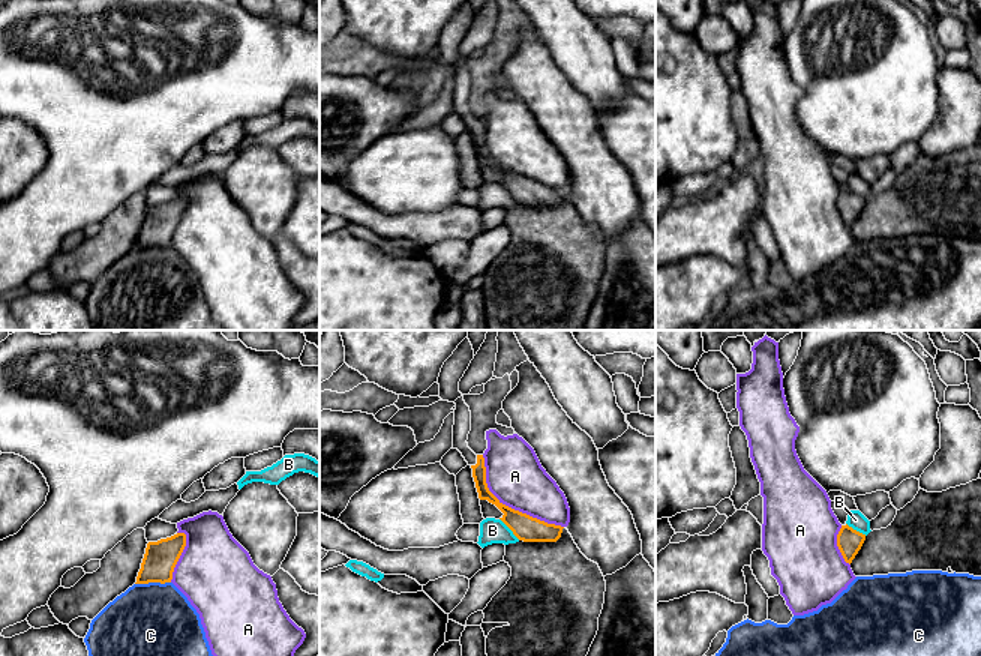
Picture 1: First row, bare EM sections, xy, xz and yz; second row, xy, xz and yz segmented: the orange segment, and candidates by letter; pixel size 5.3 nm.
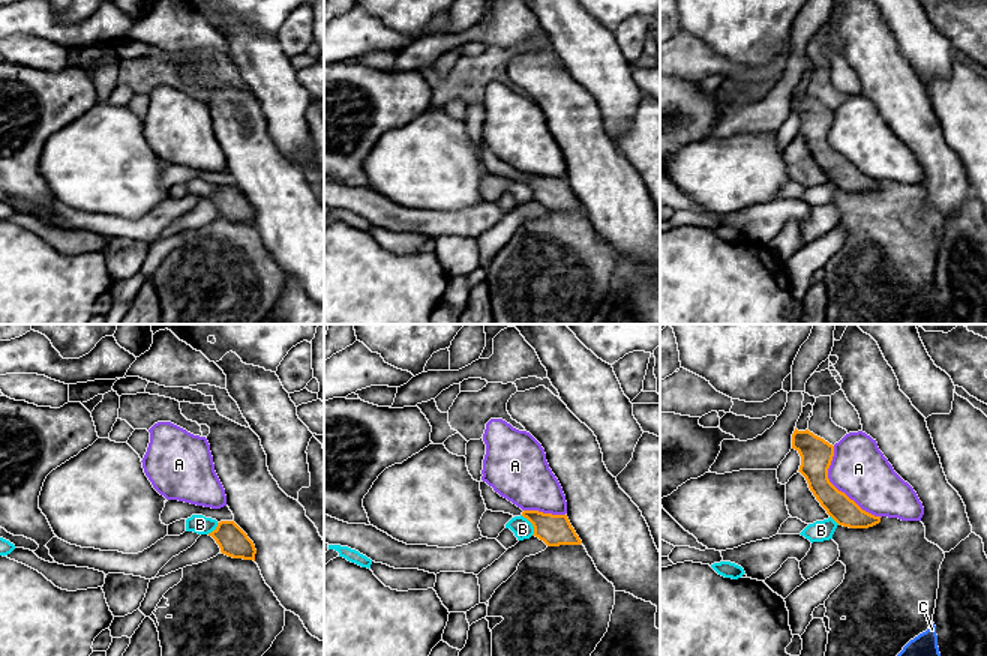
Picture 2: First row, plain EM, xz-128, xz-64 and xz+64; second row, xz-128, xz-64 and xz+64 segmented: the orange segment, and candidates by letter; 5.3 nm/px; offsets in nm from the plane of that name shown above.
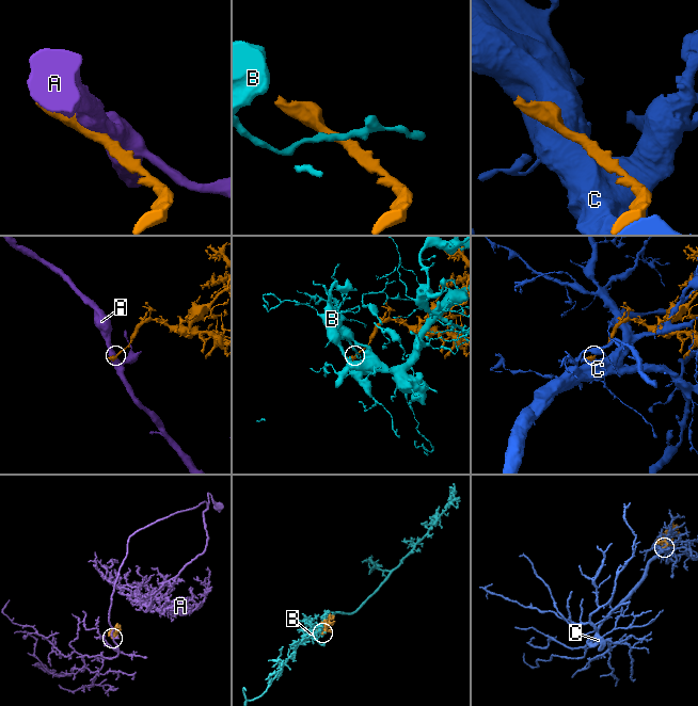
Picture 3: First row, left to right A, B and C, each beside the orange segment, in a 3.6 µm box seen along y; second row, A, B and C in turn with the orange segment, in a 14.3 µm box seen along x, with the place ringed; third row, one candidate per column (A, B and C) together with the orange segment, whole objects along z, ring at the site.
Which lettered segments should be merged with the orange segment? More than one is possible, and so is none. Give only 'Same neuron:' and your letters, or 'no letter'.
Same neuron: no letter

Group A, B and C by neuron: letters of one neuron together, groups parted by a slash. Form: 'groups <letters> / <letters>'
groups A / B / C

